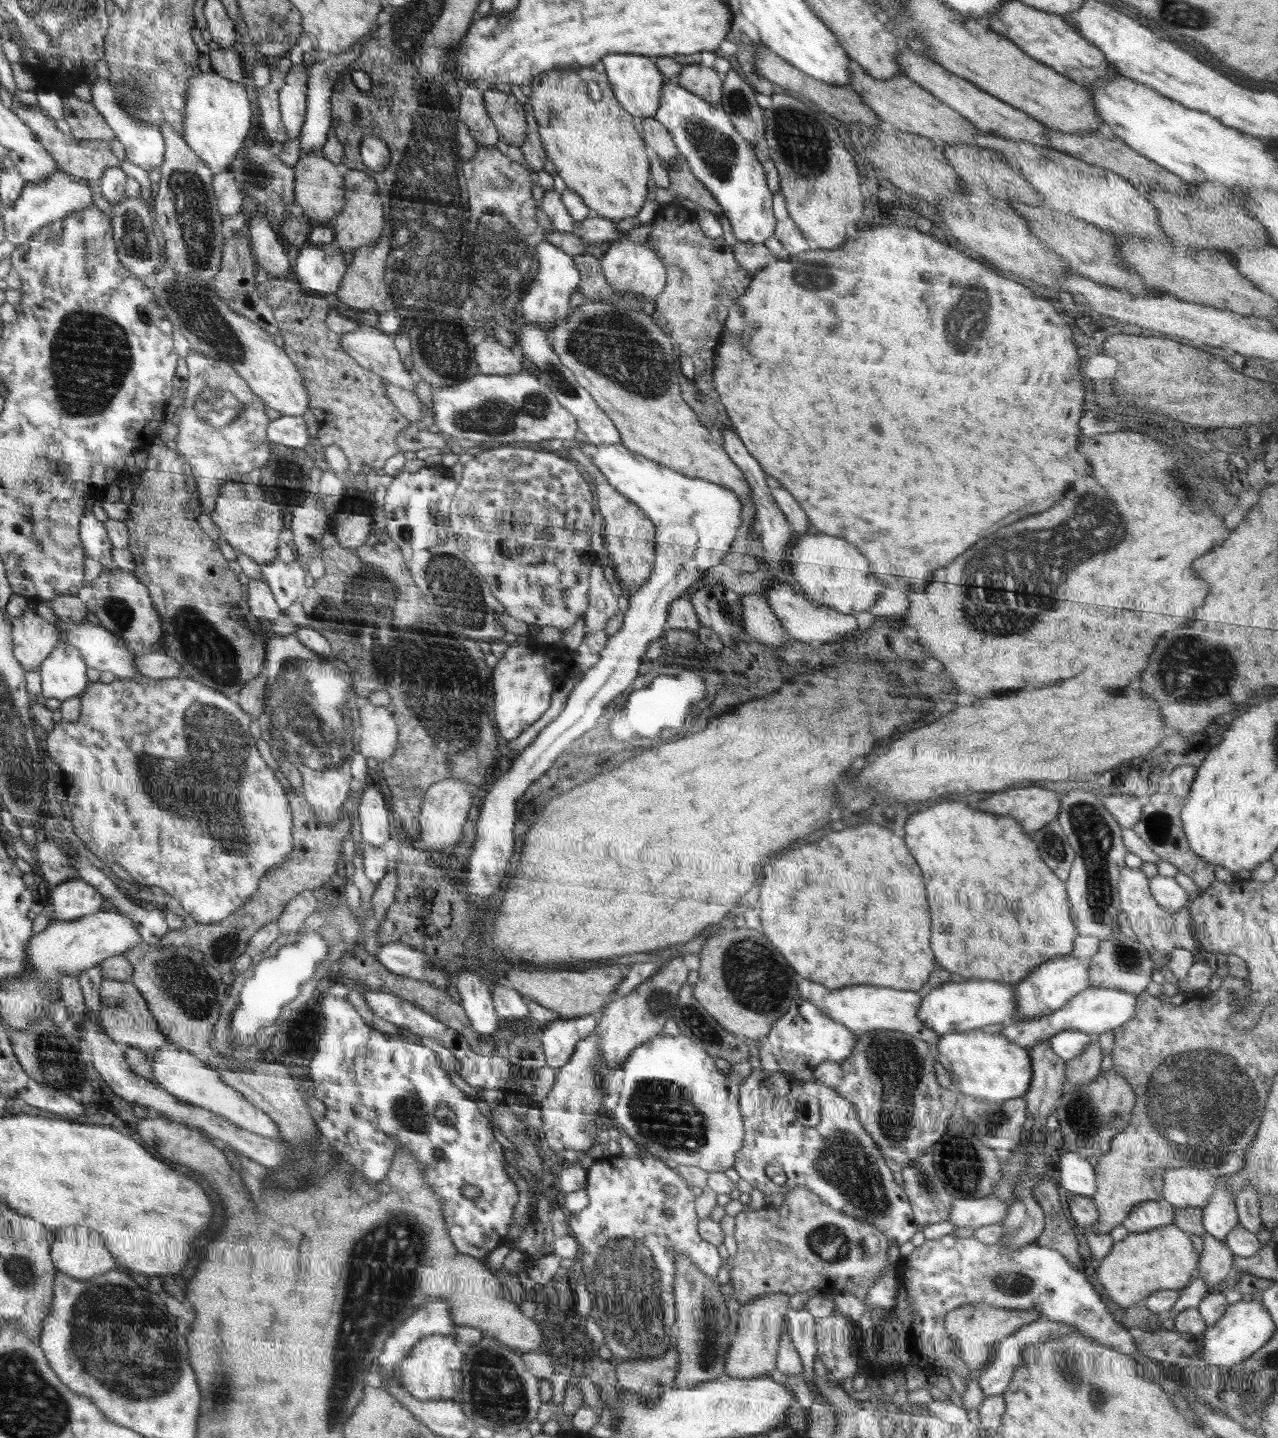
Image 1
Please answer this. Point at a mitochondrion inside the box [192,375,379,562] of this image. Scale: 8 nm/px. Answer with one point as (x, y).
(292, 472)

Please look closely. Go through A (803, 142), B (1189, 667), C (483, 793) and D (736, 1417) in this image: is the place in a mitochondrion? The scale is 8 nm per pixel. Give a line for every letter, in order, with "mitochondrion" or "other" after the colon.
A: mitochondrion
B: mitochondrion
C: other
D: other

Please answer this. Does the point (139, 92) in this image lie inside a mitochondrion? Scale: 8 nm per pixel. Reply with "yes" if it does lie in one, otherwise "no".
yes

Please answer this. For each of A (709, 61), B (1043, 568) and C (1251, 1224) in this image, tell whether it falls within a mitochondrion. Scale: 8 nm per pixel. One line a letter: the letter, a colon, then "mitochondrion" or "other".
A: other
B: mitochondrion
C: other

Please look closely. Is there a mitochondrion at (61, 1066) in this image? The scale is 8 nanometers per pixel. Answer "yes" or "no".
yes

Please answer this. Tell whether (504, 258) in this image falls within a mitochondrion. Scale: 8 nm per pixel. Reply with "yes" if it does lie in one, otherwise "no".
yes

